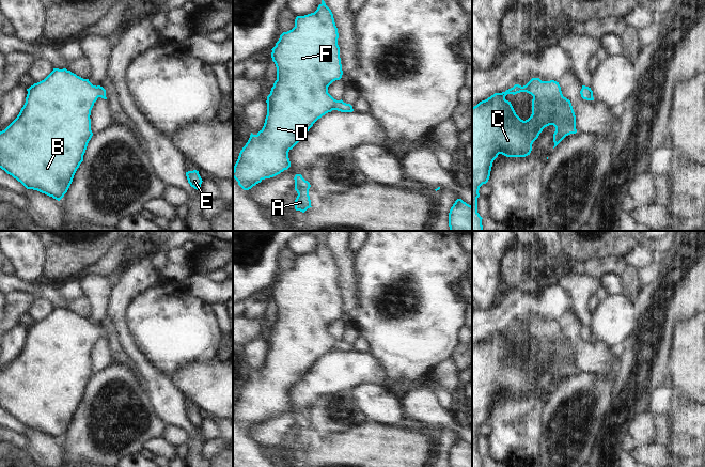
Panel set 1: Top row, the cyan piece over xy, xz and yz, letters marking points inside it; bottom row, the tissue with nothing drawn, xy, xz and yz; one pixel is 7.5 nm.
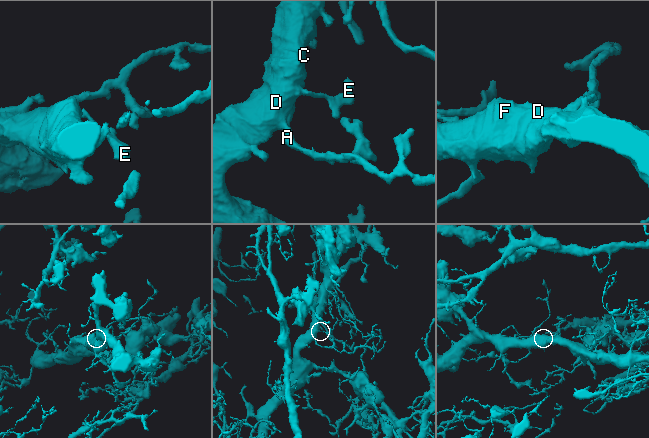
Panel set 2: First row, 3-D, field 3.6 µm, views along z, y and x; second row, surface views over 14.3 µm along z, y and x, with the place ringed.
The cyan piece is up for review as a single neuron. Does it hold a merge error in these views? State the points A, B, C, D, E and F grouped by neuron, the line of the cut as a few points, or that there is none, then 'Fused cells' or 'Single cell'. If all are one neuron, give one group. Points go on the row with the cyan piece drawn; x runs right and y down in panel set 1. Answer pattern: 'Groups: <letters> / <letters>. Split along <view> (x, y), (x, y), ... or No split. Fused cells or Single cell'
Groups: A B C D E F. No split. Single cell.

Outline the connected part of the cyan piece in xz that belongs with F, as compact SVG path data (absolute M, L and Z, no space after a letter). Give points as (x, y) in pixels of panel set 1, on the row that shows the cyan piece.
M324 0L314 13L297 16L295 27L280 35L271 49L277 80L267 96L264 126L256 135L251 133L233 170L233 177L244 190L287 170L291 167L288 152L323 115L332 110L354 111L350 104L336 100L328 93L328 87L343 75L338 38L333 14Z

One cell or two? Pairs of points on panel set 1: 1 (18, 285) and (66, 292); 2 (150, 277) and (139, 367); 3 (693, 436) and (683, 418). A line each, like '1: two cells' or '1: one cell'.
1: two cells
2: one cell
3: one cell

